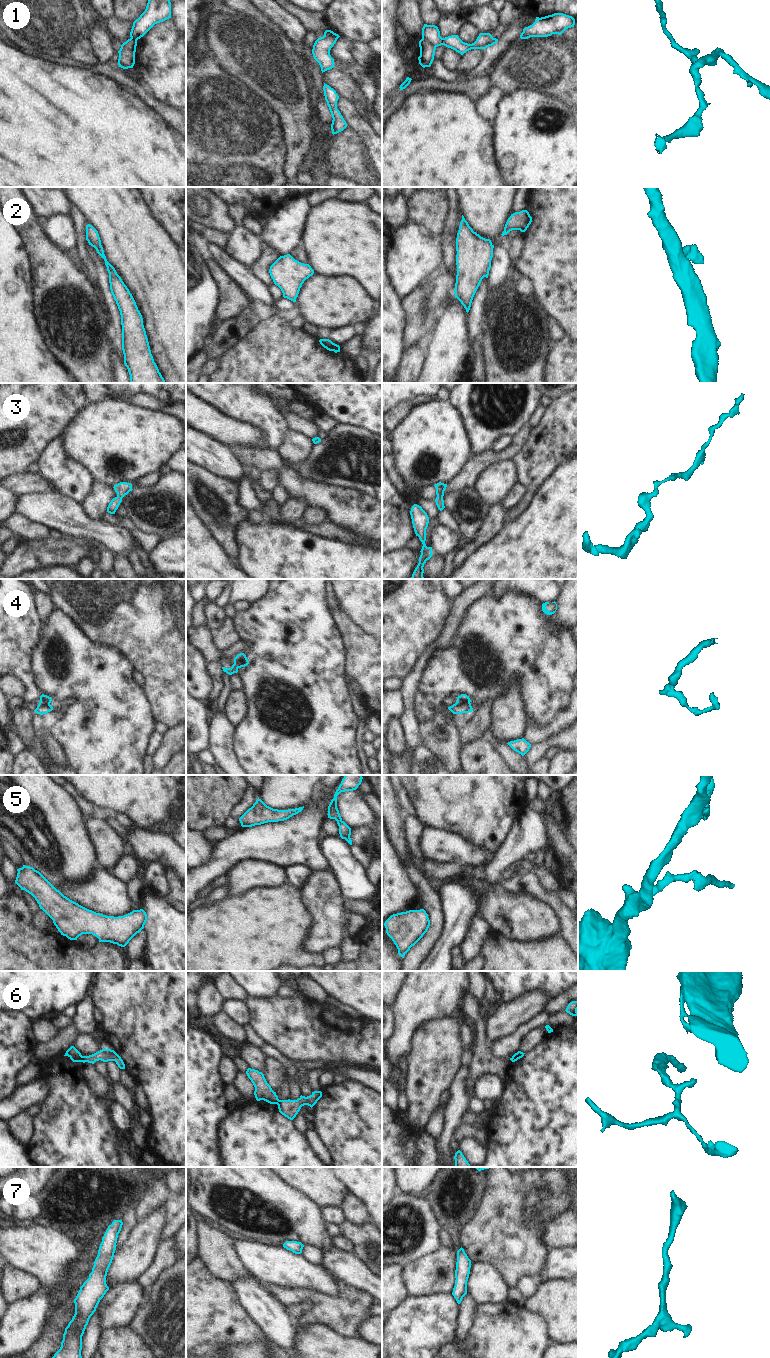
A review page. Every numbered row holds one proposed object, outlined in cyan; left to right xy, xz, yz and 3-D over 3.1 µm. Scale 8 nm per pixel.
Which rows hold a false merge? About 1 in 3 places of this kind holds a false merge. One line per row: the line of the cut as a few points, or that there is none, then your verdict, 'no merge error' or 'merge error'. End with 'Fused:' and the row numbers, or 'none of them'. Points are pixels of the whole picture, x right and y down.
1: yz (422, 38), (425, 38), (435, 47) | merge error
2: no cut | no merge error
3: no cut | no merge error
4: xz (245, 655), (240, 659), (240, 666) | merge error
5: no cut | no merge error
6: xy (82, 1056), (80, 1061) | merge error
7: no cut | no merge error
Fused: 1, 4, 6

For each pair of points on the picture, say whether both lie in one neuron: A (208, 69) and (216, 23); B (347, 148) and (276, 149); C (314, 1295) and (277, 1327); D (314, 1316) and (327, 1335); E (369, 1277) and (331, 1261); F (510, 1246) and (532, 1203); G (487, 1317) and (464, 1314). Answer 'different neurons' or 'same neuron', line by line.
A: different neurons
B: different neurons
C: different neurons
D: different neurons
E: same neuron
F: same neuron
G: different neurons

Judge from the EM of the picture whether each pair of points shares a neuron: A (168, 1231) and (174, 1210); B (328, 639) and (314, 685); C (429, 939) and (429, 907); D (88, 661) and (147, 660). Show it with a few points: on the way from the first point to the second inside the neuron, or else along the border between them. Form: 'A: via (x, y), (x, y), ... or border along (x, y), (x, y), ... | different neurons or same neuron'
A: via (171, 1226), (174, 1215) | same neuron
B: via (317, 650), (316, 672), (314, 674) | same neuron
C: via (434, 931), (434, 915) | same neuron
D: border along (109, 647), (118, 649), (134, 669) | different neurons

